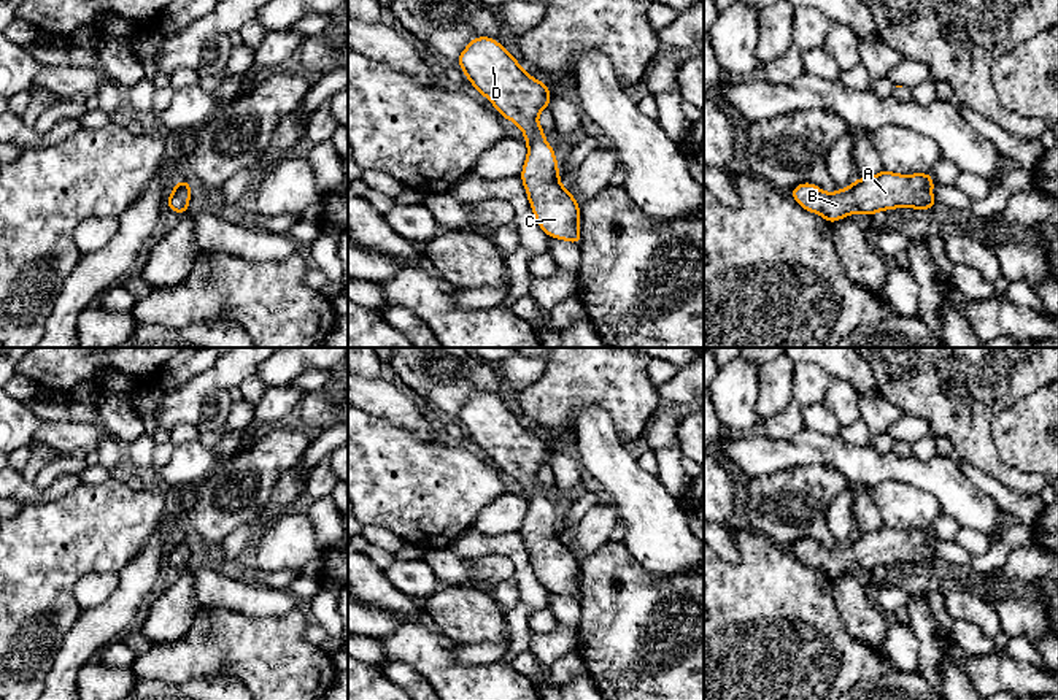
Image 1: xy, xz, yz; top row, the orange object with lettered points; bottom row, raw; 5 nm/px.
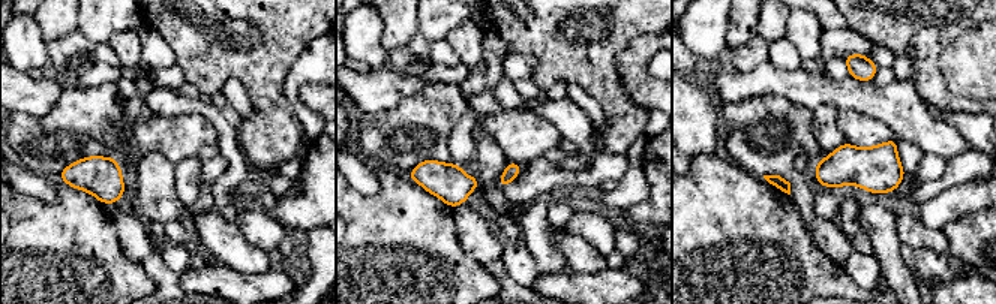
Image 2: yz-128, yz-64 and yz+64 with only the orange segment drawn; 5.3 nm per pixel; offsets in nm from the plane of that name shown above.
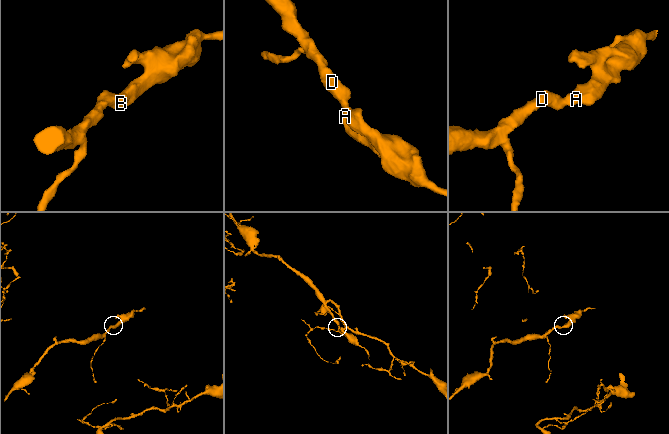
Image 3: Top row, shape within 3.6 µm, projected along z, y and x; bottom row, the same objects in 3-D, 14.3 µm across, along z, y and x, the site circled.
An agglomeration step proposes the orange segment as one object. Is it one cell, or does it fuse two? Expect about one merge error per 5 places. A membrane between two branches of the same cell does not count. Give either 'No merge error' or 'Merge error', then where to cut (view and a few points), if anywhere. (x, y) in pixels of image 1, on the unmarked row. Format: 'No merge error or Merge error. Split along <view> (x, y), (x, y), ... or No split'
No merge error. No split

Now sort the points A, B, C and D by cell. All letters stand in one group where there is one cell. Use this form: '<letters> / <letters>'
A B C D

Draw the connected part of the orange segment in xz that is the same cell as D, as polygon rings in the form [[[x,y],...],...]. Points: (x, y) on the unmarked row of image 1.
[[[475,392],[459,410],[458,421],[496,467],[523,486],[527,513],[519,533],[540,584],[548,594],[580,600],[580,560],[562,543],[554,505],[545,497],[545,484],[537,478],[539,470],[551,459],[548,441],[527,430],[489,392]]]

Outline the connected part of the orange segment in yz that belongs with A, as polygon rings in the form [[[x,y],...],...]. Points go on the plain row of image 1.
[[[883,524],[878,530],[855,535],[850,543],[837,544],[834,549],[812,538],[797,540],[790,549],[801,563],[834,579],[855,568],[872,571],[890,563],[928,567],[937,562],[933,554],[934,540],[929,529],[898,530]]]

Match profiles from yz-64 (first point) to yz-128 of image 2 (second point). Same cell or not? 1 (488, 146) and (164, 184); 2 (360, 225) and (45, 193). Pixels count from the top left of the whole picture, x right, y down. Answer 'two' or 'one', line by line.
1: one
2: two

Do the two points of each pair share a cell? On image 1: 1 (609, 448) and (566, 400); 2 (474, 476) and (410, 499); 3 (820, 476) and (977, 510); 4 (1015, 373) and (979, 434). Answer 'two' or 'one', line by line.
1: two
2: one
3: two
4: one

